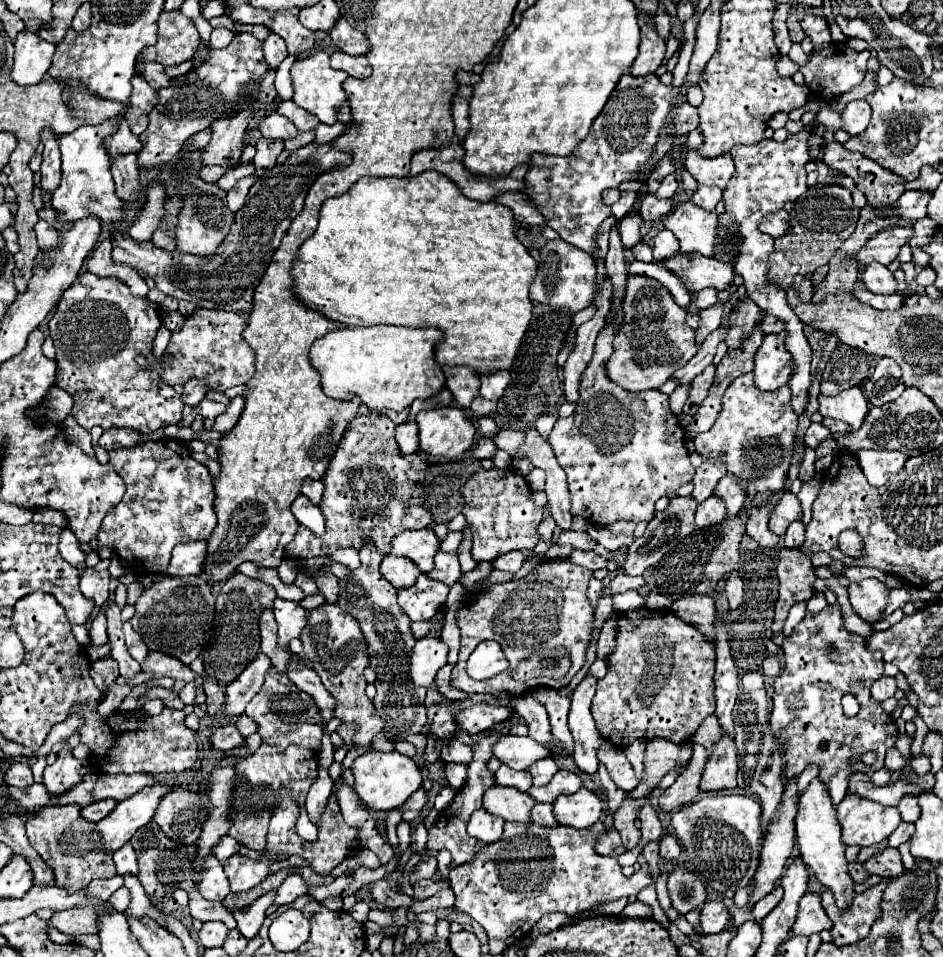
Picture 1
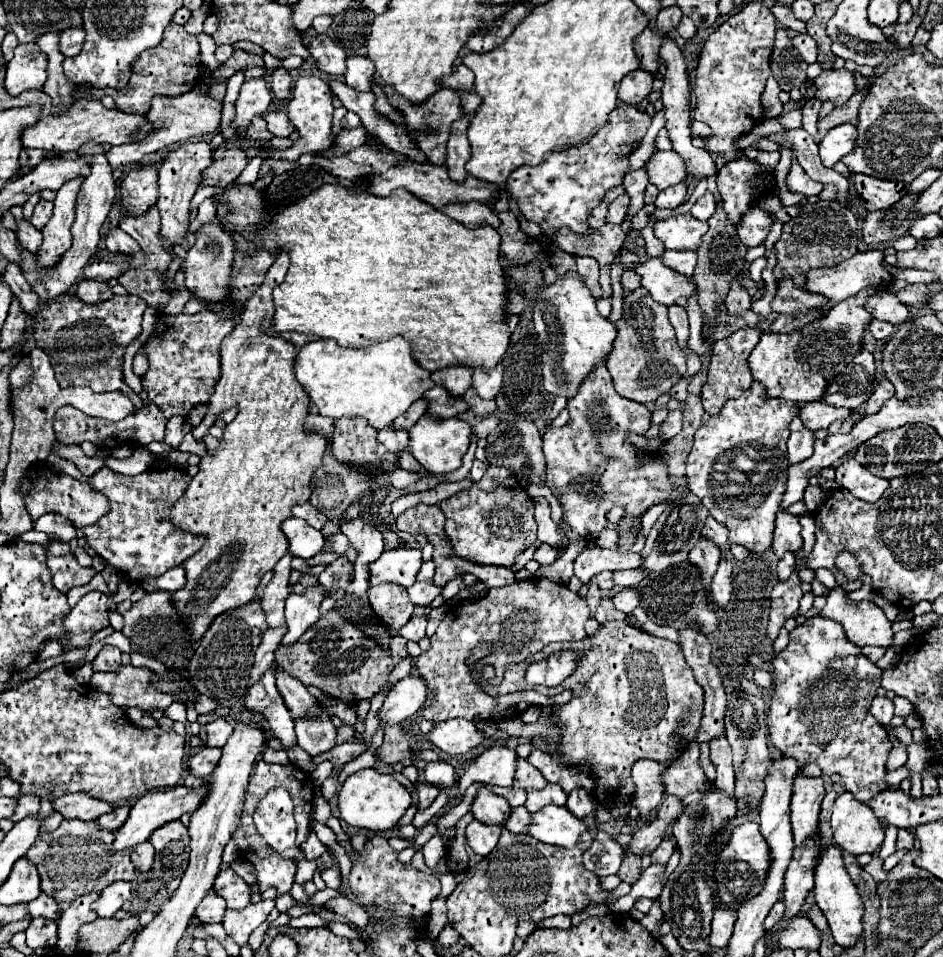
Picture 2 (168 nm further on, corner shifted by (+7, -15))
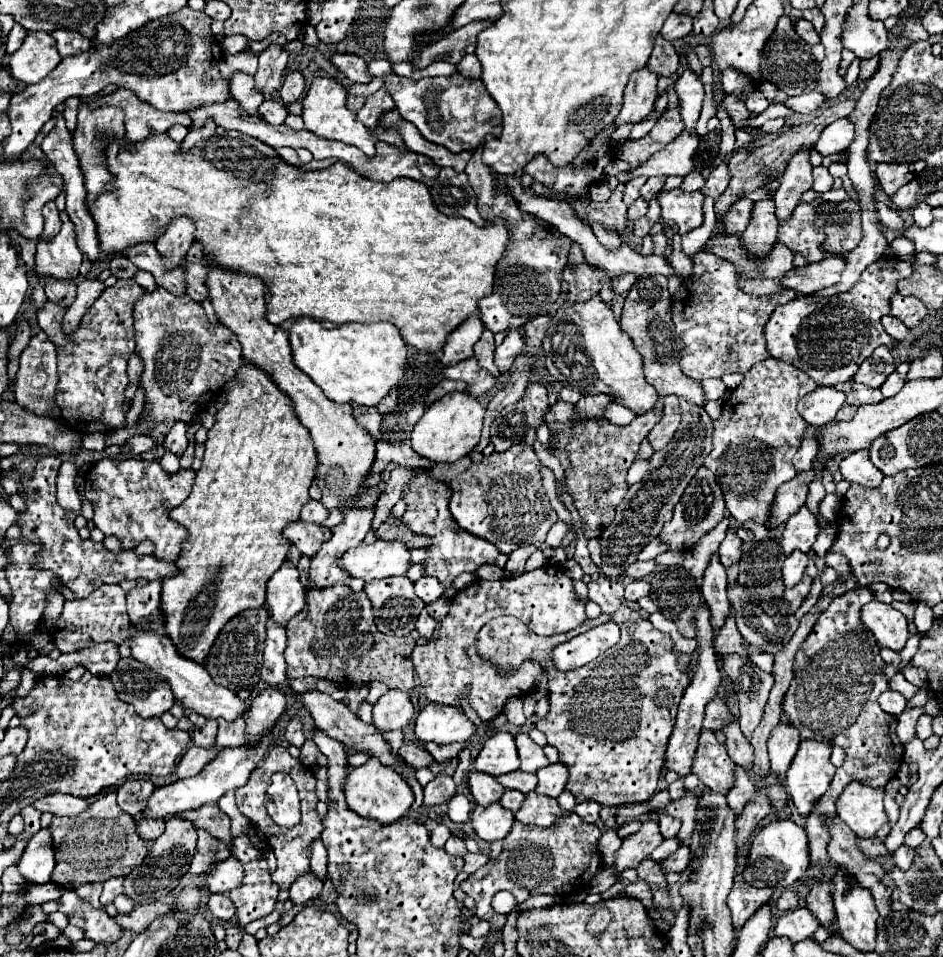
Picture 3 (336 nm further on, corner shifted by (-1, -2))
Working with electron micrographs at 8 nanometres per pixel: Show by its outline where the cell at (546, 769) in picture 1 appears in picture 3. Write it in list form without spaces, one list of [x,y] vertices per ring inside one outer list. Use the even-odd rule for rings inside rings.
[[[527,733],[515,735],[515,743],[517,743],[517,749],[519,749],[521,771],[525,771],[525,773],[537,773],[539,769],[549,765],[547,757],[543,753],[543,747],[535,745]]]

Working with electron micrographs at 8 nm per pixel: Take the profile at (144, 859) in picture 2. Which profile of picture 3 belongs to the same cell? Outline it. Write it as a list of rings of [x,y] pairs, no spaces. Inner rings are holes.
[[[141,819],[137,823],[137,835],[143,841],[153,841],[165,831],[165,821],[163,819]]]

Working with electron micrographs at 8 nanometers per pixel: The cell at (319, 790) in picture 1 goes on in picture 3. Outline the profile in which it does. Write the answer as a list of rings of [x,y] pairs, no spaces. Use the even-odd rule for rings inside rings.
[[[315,839],[315,843],[311,843],[311,871],[319,879],[325,879],[325,873],[327,873],[327,849],[323,847],[321,839]]]

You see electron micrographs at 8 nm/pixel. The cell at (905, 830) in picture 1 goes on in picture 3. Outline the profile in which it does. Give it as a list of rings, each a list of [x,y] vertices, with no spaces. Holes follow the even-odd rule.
[[[901,845],[901,847],[893,853],[893,861],[895,861],[895,865],[897,865],[899,869],[907,869],[907,867],[911,867],[911,863],[913,863],[913,855],[915,855],[915,851],[913,851],[911,847]]]

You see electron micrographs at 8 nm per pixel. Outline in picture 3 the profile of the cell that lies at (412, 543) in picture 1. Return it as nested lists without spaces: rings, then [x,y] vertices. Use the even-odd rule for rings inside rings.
[[[377,539],[371,545],[361,543],[343,553],[339,565],[349,571],[351,577],[361,577],[365,581],[407,575],[411,567],[411,549],[401,541]]]

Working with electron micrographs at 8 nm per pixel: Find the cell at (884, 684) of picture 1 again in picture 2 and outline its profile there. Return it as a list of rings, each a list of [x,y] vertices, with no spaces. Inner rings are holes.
[[[877,696],[877,698],[873,700],[873,704],[871,704],[871,714],[875,716],[875,720],[877,720],[879,724],[887,726],[887,724],[891,722],[891,718],[895,716],[895,714],[893,714],[893,702],[891,702],[889,698]]]

